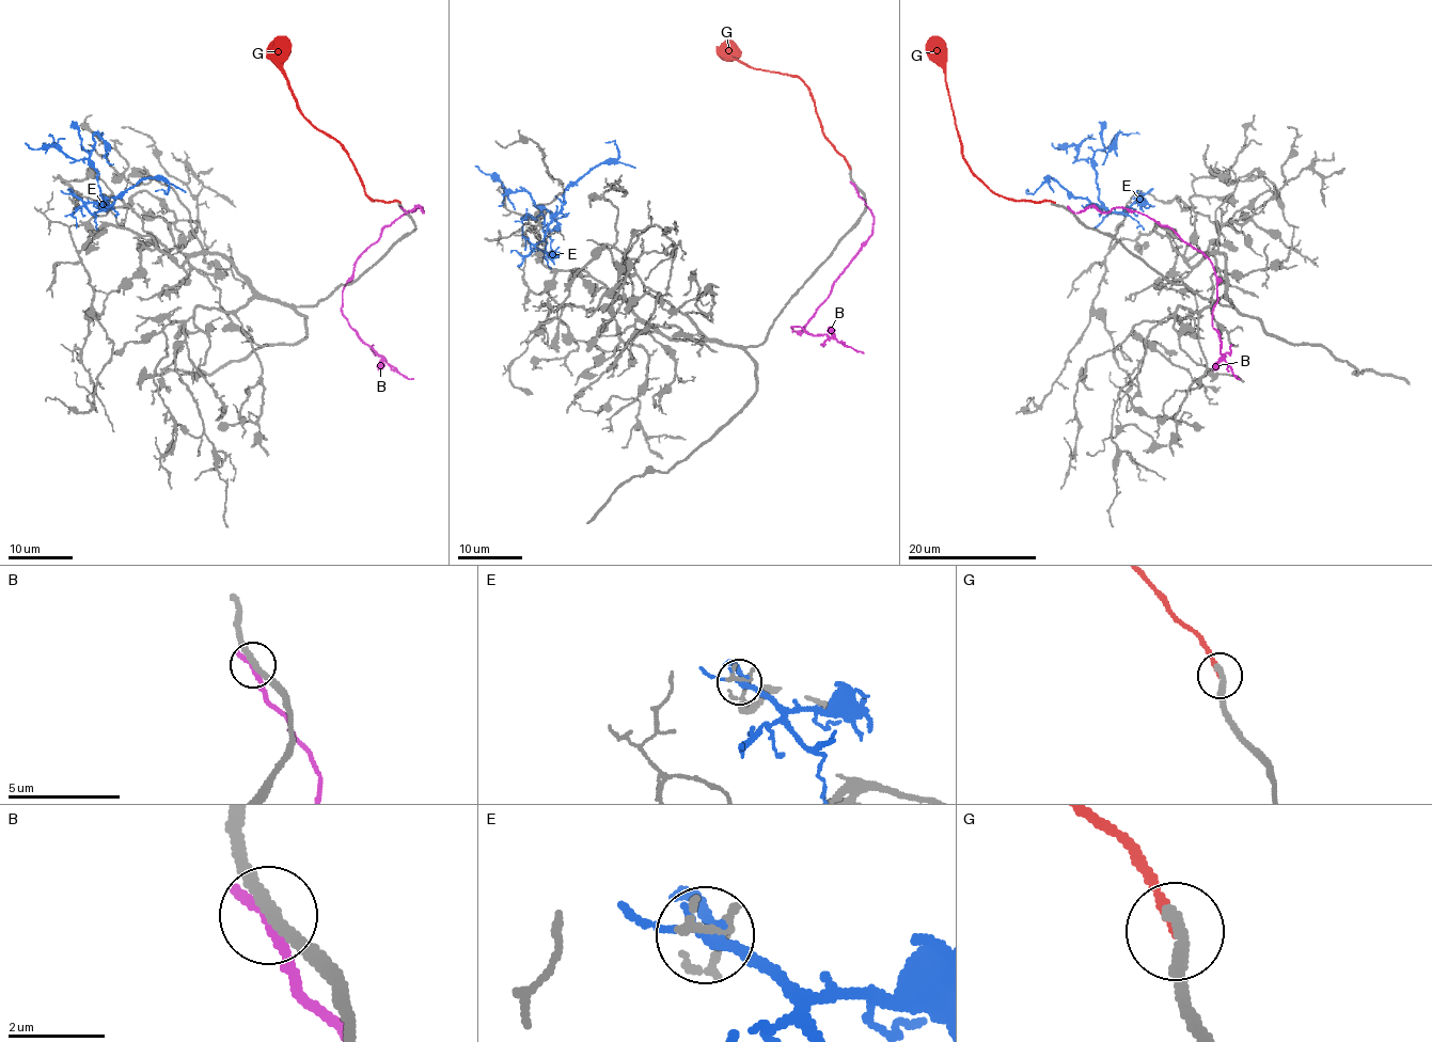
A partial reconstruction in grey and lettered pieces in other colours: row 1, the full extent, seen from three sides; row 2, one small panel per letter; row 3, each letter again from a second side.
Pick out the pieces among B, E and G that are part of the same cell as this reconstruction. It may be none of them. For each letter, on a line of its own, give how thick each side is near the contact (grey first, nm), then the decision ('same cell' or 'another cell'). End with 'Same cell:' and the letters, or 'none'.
B: calibres 260 and 280 nm; another cell
E: calibres 260 and 180 nm; another cell
G: calibres 320 and 220 nm; another cell
Same cell: none

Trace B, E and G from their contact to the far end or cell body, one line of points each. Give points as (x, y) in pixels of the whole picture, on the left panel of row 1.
B: (405, 210), (423, 211), (420, 207), (383, 229), (356, 262), (345, 285), (342, 315), (383, 359), (413, 378)
E: (72, 194), (93, 214), (97, 211), (97, 170), (85, 158), (76, 160), (53, 145), (31, 148), (25, 142)
G: (399, 202), (373, 201), (366, 194), (348, 154), (302, 114), (282, 66), (279, 35)

